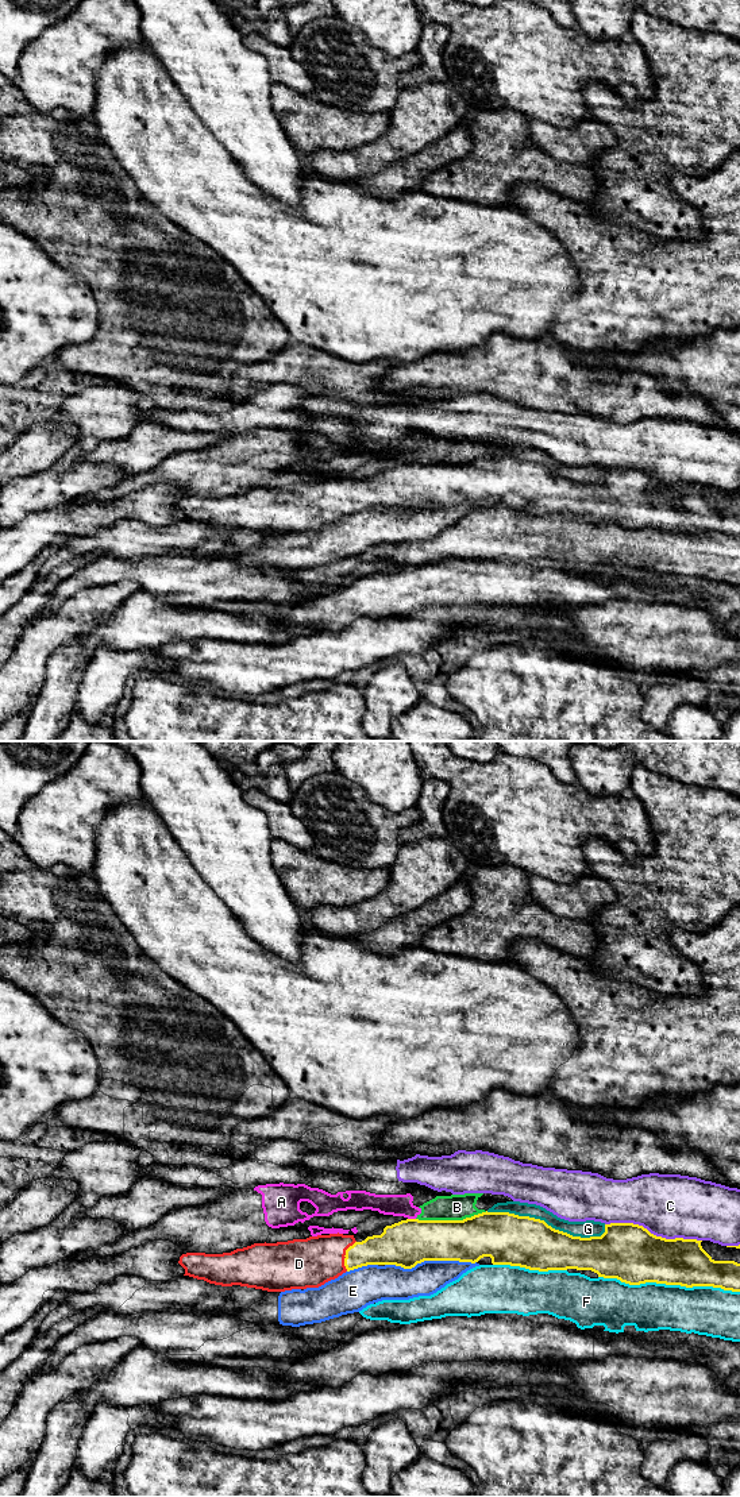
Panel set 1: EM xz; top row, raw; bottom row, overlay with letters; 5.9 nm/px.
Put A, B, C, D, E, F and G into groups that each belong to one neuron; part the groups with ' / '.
A B / C / D / E / F / G

